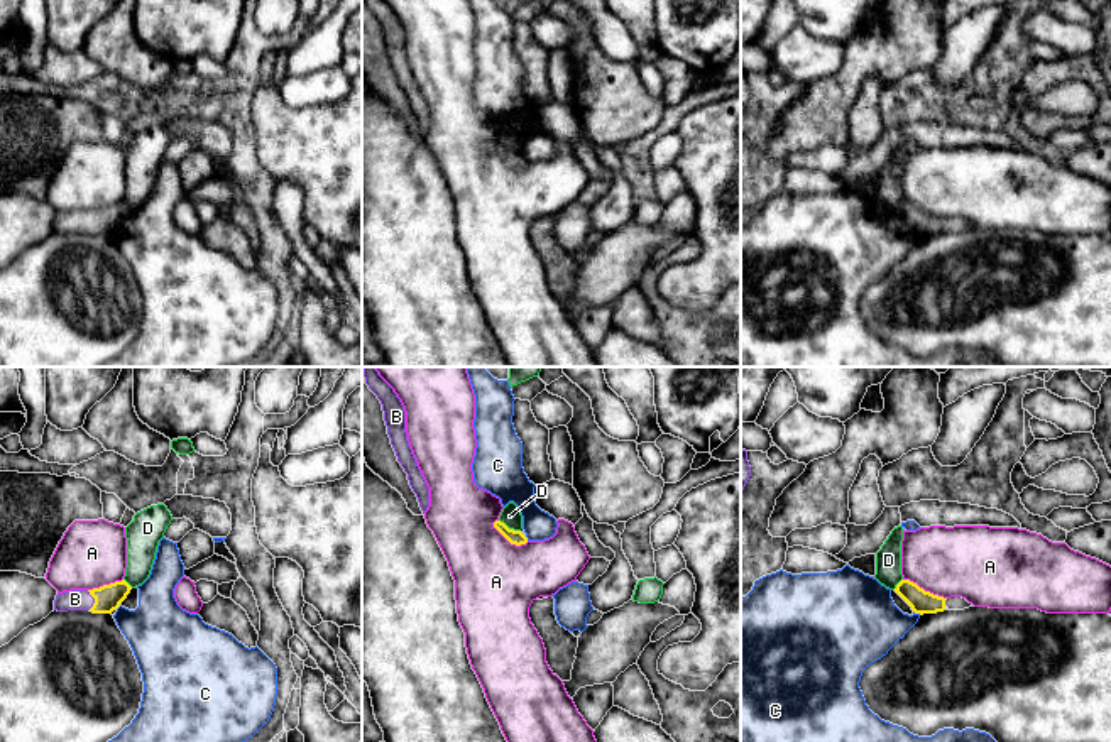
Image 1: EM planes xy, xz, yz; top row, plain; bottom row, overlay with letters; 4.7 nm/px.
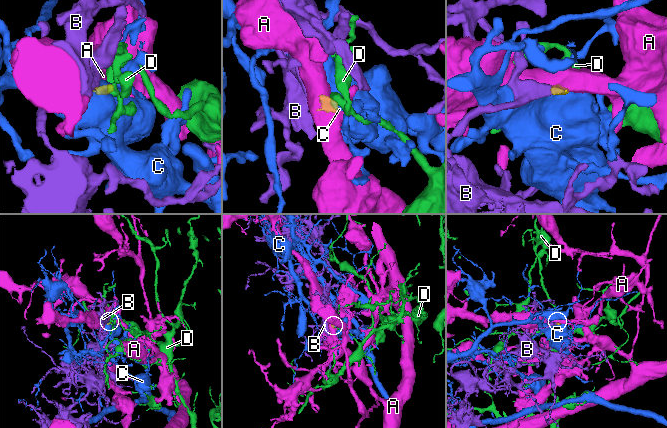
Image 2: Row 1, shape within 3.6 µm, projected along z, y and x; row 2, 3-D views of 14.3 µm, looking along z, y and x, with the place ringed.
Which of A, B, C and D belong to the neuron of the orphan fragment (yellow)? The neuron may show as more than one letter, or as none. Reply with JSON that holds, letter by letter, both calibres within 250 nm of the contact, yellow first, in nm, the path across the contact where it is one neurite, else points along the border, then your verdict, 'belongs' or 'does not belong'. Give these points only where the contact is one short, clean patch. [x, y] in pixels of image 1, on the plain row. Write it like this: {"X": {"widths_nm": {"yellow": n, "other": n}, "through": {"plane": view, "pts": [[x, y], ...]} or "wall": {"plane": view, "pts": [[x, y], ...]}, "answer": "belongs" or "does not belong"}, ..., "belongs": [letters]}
{"A": {"widths_nm": {"yellow": 110, "other": 340}, "wall": {"plane": "yz", "pts": [[903, 200], [946, 220]]}, "answer": "does not belong"}, "B": {"widths_nm": {"yellow": 130, "other": 100}, "through": {"plane": "xy", "pts": [[109, 218], [95, 222], [75, 220]]}, "answer": "belongs"}, "C": {"widths_nm": {"yellow": 110, "other": 320}, "wall": {"plane": "yz", "pts": [[913, 232], [920, 235]]}, "answer": "does not belong"}, "D": {"widths_nm": {"yellow": 70, "other": 90}, "wall": {"plane": "xz", "pts": [[499, 141], [519, 152]]}, "answer": "does not belong"}, "belongs": ["B"]}

